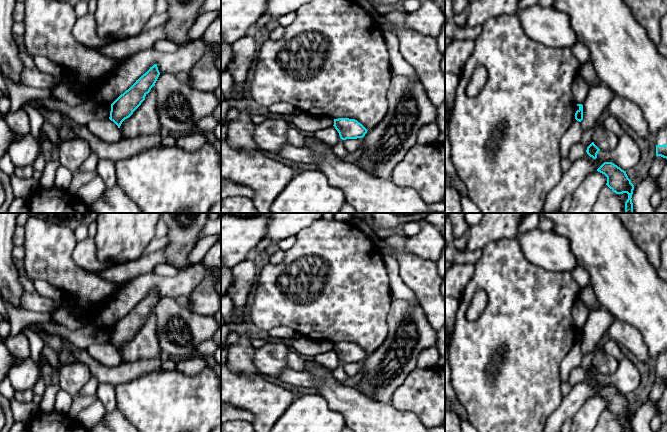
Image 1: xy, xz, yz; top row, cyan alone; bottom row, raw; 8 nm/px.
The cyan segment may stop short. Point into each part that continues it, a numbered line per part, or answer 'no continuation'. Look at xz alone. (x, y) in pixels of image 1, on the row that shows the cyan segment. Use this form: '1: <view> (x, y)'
no continuation

